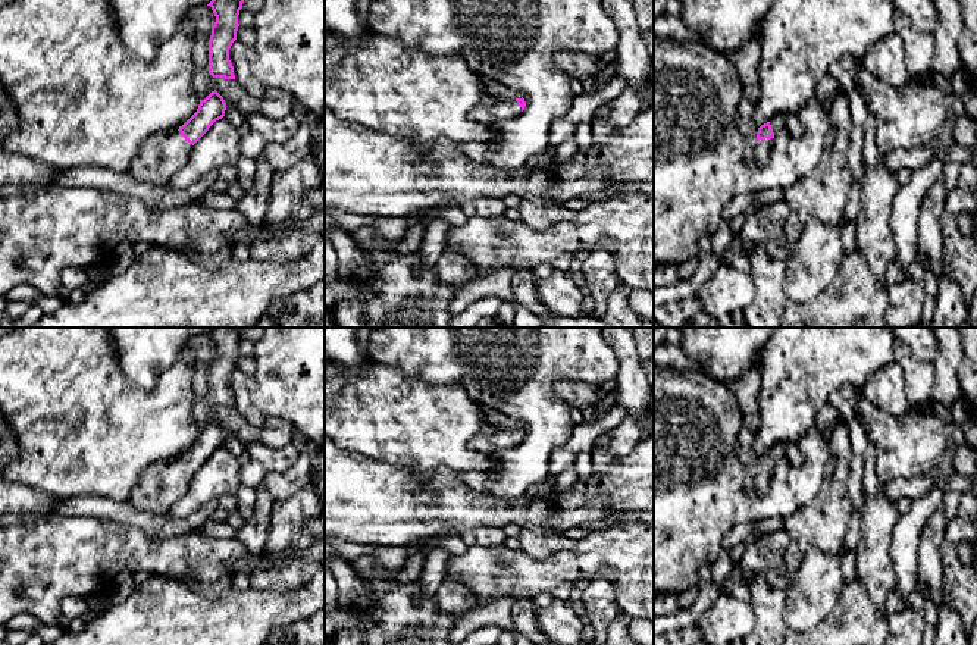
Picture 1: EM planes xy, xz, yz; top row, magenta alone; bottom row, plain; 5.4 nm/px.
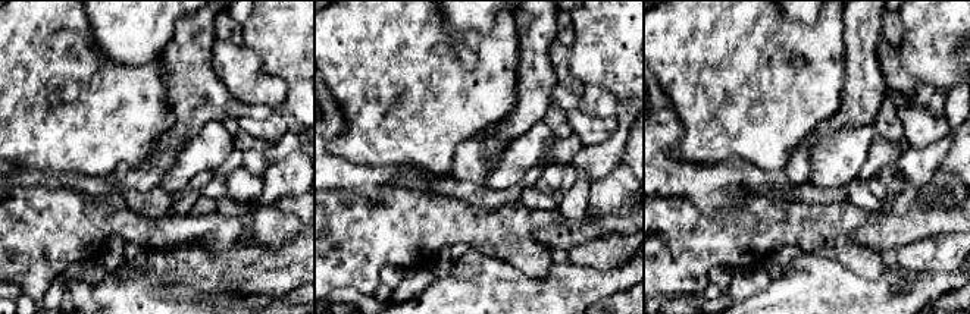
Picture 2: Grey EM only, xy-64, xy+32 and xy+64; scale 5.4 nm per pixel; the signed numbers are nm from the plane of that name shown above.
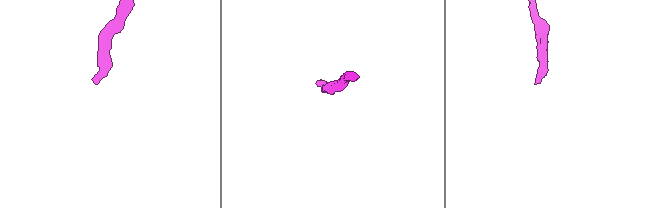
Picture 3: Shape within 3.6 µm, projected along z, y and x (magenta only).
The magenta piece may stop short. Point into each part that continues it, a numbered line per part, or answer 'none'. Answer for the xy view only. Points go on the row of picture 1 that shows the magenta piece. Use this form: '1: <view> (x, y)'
1: xy (160, 157)

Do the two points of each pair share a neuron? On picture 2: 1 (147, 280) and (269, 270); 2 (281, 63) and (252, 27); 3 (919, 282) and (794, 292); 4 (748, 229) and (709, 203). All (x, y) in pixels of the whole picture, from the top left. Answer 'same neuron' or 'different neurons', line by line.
1: same neuron
2: same neuron
3: same neuron
4: different neurons

